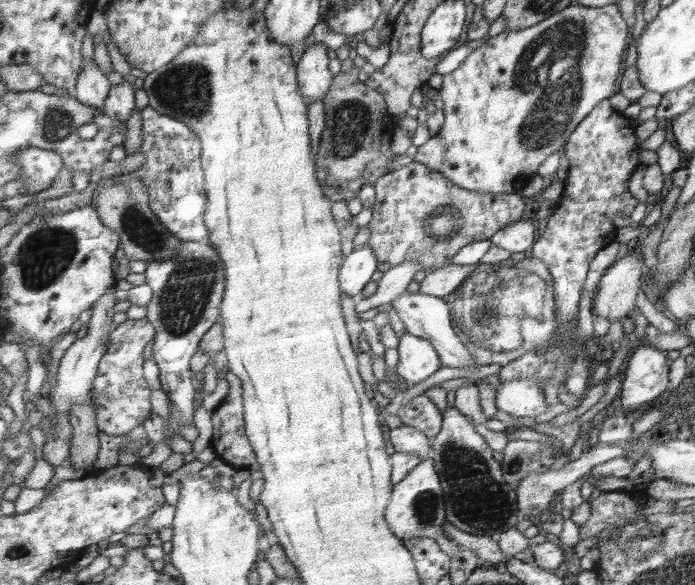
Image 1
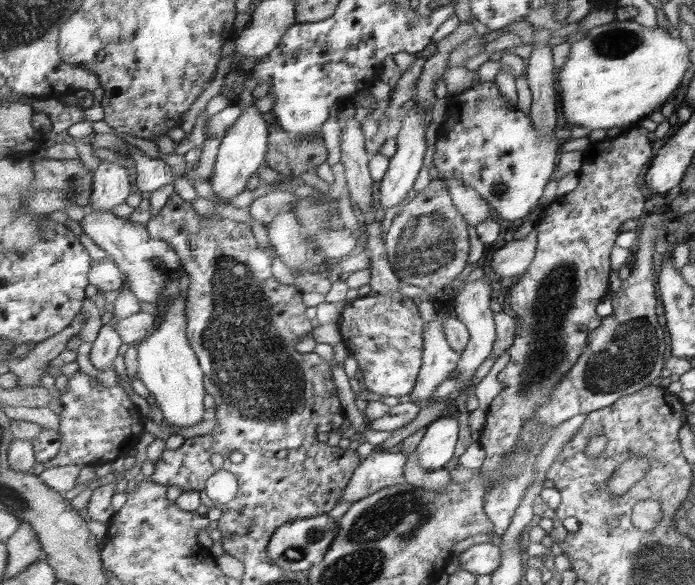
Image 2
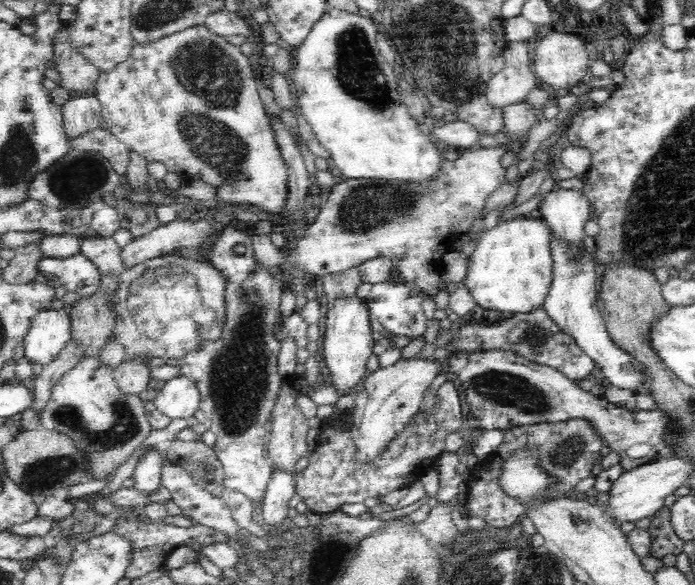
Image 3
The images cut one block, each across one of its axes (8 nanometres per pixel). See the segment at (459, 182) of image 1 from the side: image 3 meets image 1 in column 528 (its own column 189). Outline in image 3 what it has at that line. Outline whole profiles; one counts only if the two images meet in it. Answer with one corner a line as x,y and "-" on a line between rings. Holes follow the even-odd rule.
204,24
194,26
180,33
174,33
169,38
153,44
143,46
133,46
130,57
125,62
118,64
110,73
100,73
96,82
93,95
98,98
102,106
101,119
107,124
107,129
123,144
129,151
134,151
144,155
147,162
157,161
166,165
168,172
176,174
187,174
195,179
202,180
216,188
216,199
212,205
225,206
240,204
246,206
256,206
258,211
264,215
285,216
284,211
288,202
289,171
286,162
282,158
282,151
276,141
276,133
272,127
271,116
265,112
259,94
256,89
256,78
253,73
253,66
246,54
242,54
238,47
229,44
222,36
217,36
208,31

